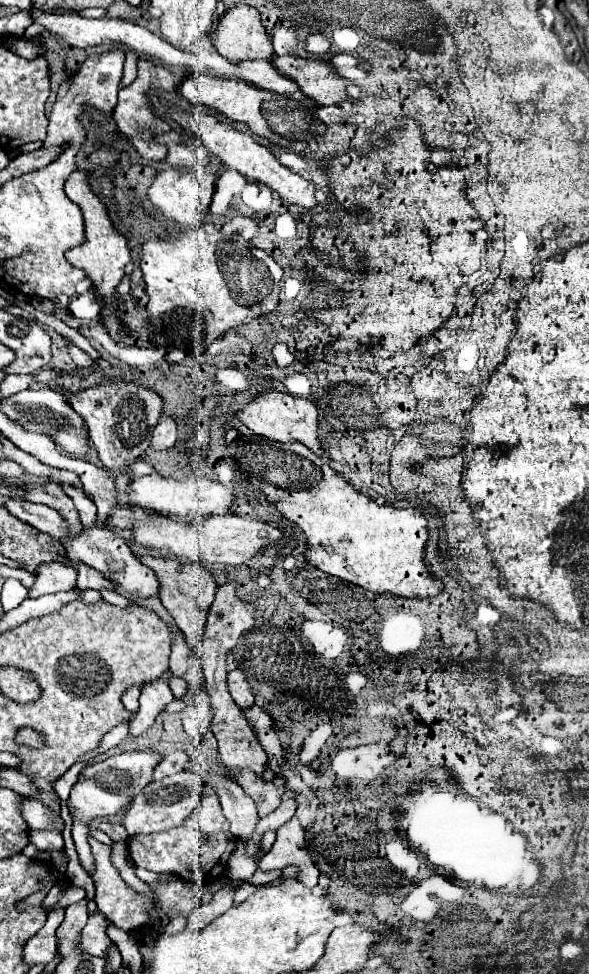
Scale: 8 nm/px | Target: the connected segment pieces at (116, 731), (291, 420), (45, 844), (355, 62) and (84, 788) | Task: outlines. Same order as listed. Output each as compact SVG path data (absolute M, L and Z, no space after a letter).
M130 722L123 723L113 728L103 737L98 748L81 756L78 762L93 761L96 755L105 753L107 750L119 745L127 737L129 724Z
M263 392L255 404L247 404L237 412L237 418L255 434L273 442L301 442L309 450L323 450L319 436L319 412L309 398L297 398L283 392Z
M33 830L31 842L39 850L61 850L63 848L63 836L55 830Z
M337 54L337 56L331 58L331 62L335 66L345 66L345 68L353 68L353 66L359 66L361 64L361 60L355 58L353 54Z
M131 750L105 758L103 762L95 762L81 771L77 784L71 792L71 802L75 808L72 823L72 838L79 856L79 864L83 870L93 876L95 860L87 844L87 824L97 816L115 816L121 810L127 810L133 798L151 782L155 766L161 762L161 754L155 750Z

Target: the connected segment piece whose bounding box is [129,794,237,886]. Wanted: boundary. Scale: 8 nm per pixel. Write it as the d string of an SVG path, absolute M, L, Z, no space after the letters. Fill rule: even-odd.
M203 796L199 806L185 818L181 826L175 826L157 834L137 834L129 838L129 852L135 866L151 872L167 872L185 882L195 882L199 886L211 884L225 874L227 858L235 848L237 838L229 830L229 820L221 812L217 796Z

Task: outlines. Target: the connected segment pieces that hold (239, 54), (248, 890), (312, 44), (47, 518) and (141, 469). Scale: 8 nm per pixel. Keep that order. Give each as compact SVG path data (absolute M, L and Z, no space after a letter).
M239 4L225 12L217 24L215 48L231 64L243 60L271 60L273 44L255 8Z
M241 882L241 884L233 886L233 890L235 890L235 904L241 904L243 900L247 900L257 890L257 886L253 886L249 882Z
M321 32L309 34L305 38L305 42L303 42L303 50L307 54L313 54L313 56L323 56L323 54L327 54L331 50L331 40Z
M9 502L9 510L41 532L61 534L61 516L47 506L37 506L31 502Z
M138 460L130 466L129 472L134 477L141 477L144 475L151 475L155 473L156 470L149 463L142 461L142 460Z

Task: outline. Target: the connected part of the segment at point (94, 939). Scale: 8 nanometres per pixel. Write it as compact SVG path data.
M95 910L95 914L89 916L87 926L81 930L79 944L77 944L79 952L89 954L89 956L105 956L111 944L105 930L107 930L107 918L99 910Z

